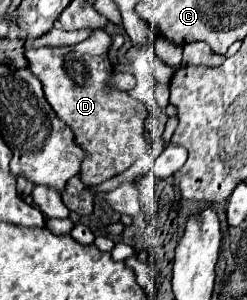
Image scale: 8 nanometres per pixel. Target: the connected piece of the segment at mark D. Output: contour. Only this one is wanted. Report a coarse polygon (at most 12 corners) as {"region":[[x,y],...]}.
{"region":[[112,37],[24,53],[86,149],[90,187],[148,149],[146,105],[106,87]]}

